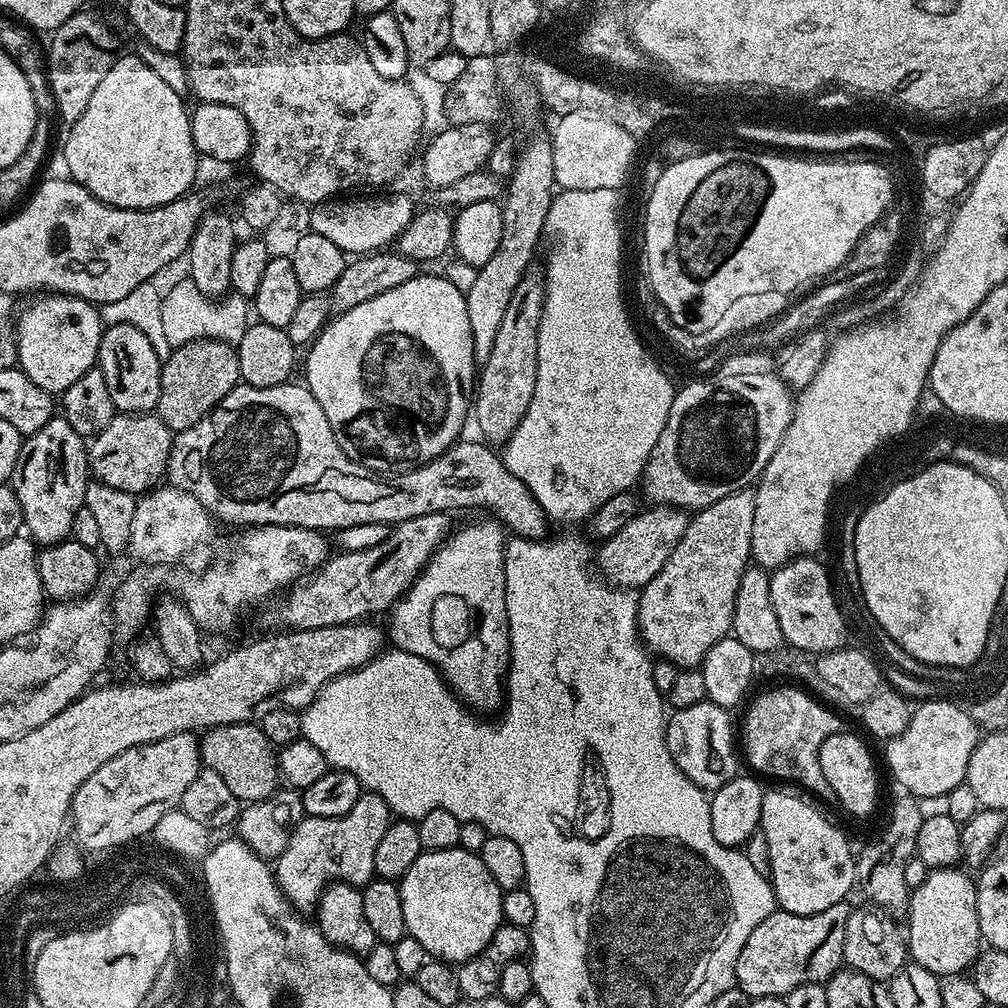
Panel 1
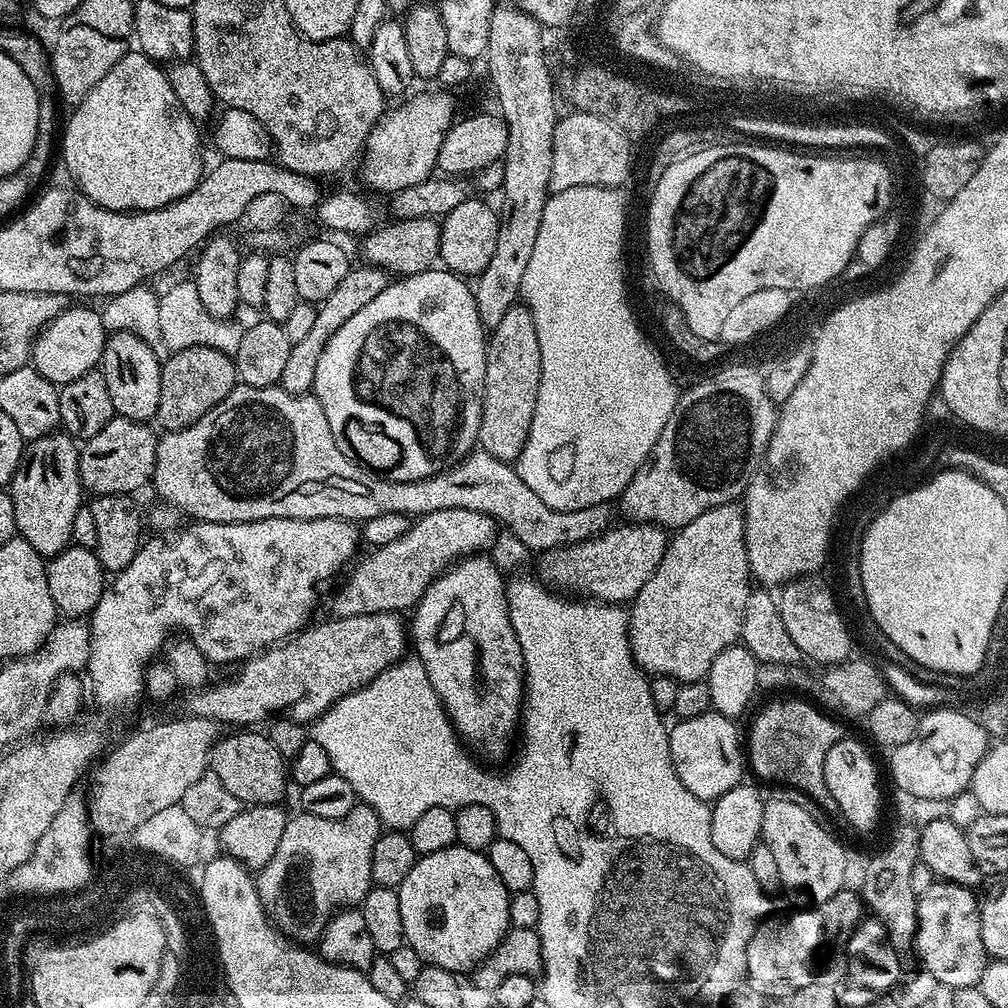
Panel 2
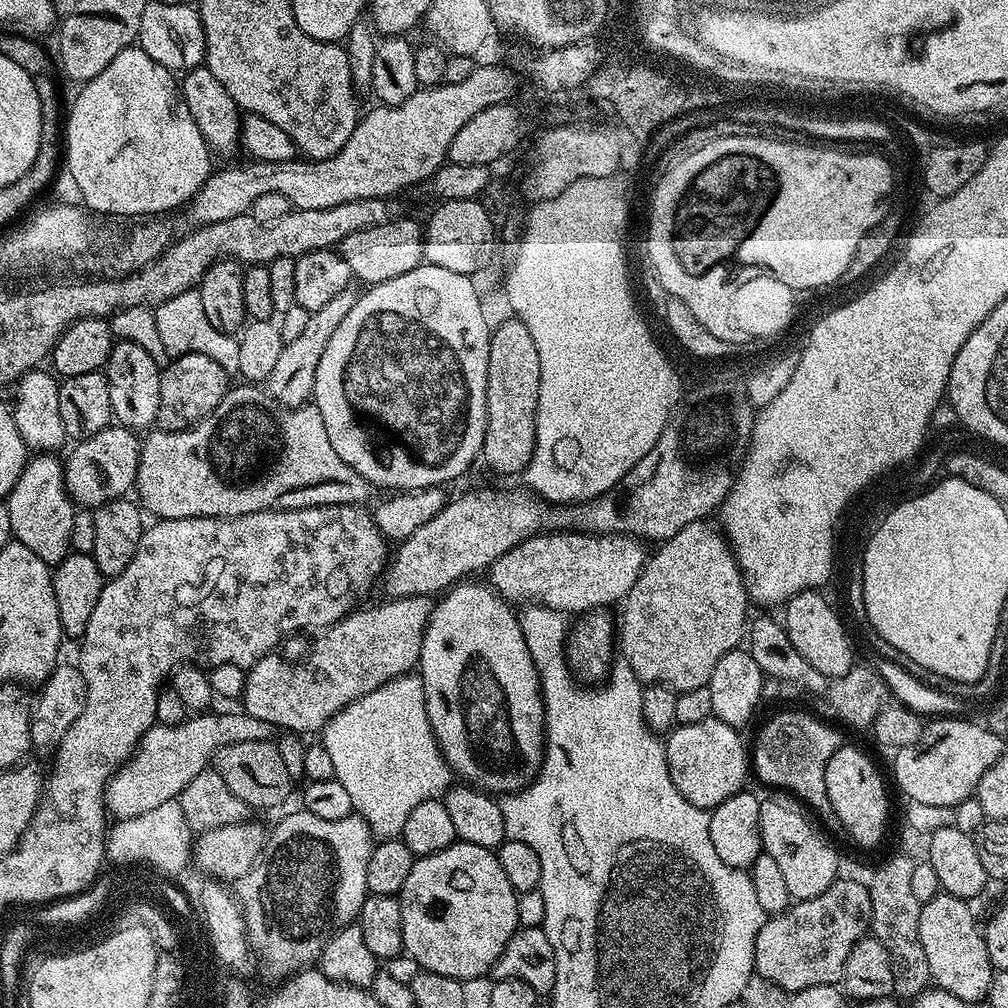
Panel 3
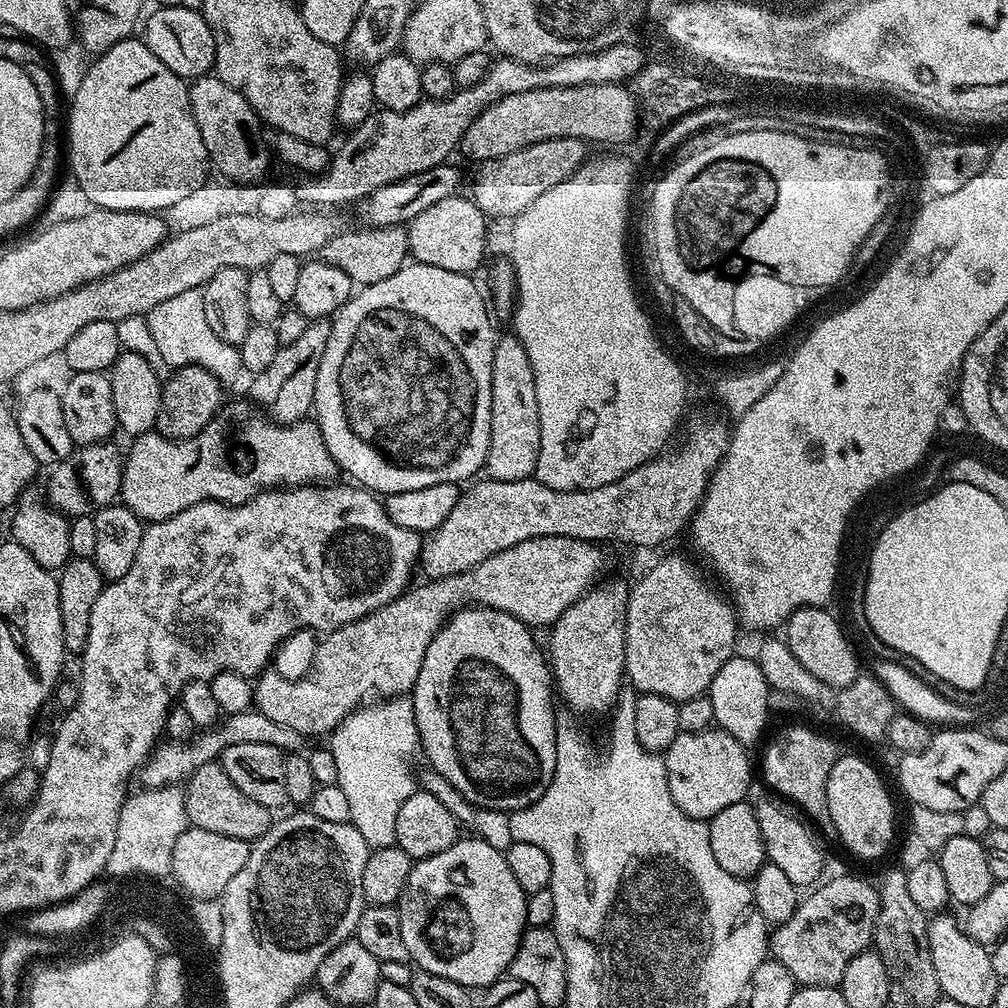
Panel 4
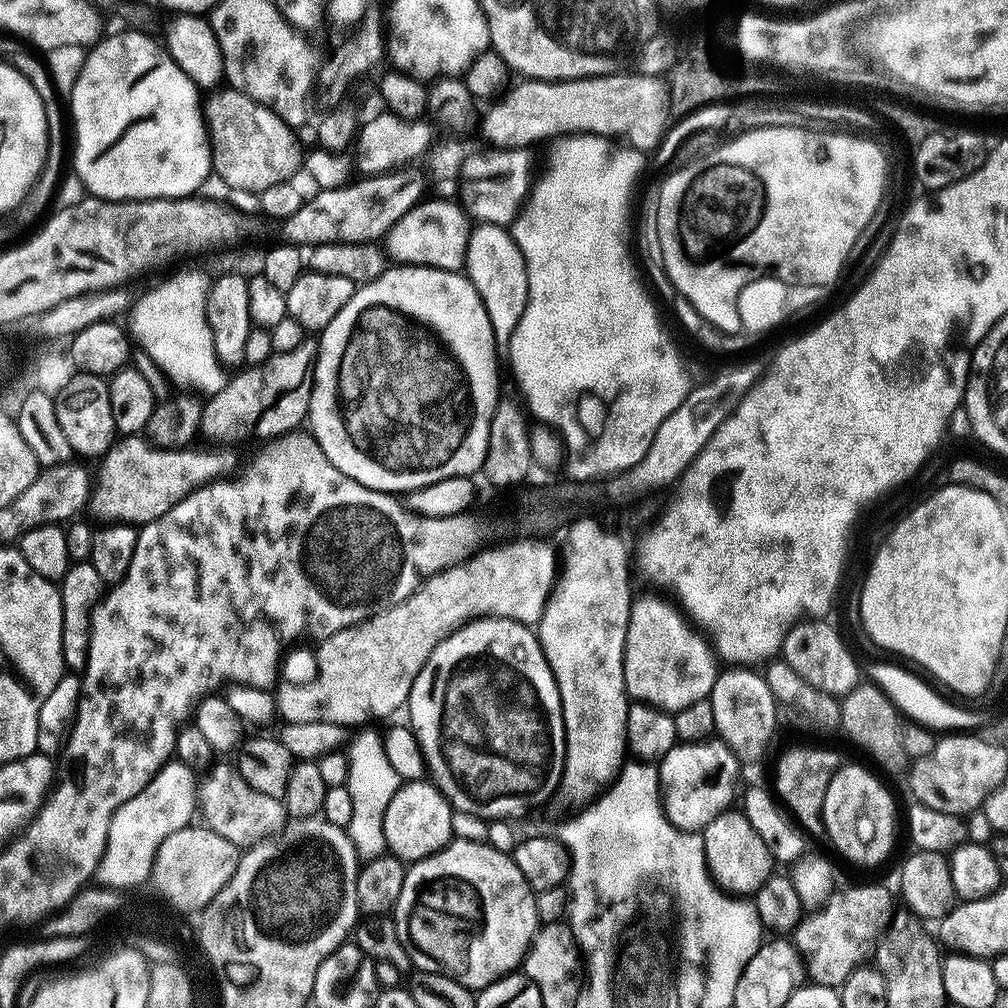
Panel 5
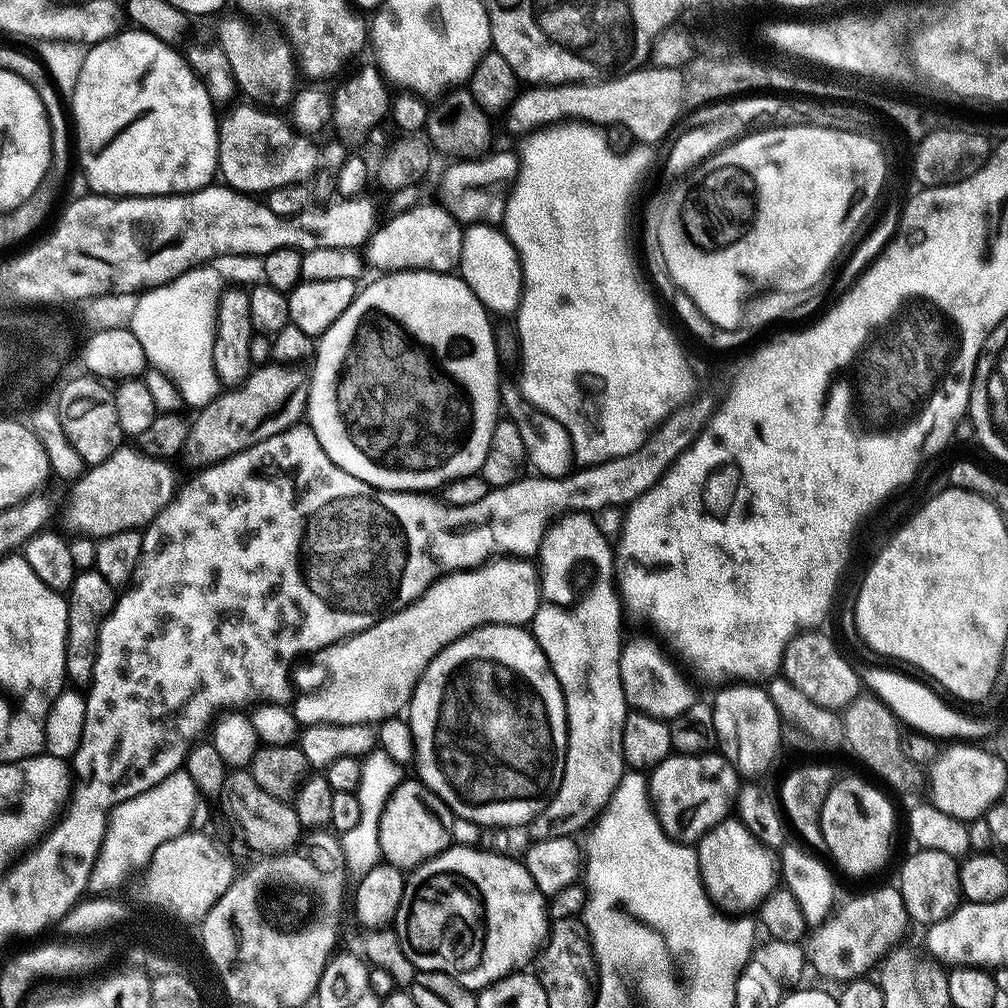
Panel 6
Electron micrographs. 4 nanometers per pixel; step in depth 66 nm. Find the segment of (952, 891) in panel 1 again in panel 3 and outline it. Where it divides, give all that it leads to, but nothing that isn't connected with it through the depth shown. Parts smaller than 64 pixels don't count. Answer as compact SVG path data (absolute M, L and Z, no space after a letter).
M943 890L937 892L920 905L918 938L922 938L922 950L926 950L931 983L945 988L954 998L975 1002L987 997L994 969L981 925L976 925L971 906L967 899L951 896Z

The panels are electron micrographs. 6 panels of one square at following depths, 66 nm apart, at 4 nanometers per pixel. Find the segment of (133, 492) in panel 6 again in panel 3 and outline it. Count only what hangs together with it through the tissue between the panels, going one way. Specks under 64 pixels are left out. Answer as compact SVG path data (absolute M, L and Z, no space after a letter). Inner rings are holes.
M248 382L241 385L241 388L229 387L216 408L224 412L236 404L234 416L238 416L238 424L246 430L238 470L232 470L234 464L230 464L230 468L220 468L220 472L216 472L218 416L212 412L192 428L183 428L180 432L152 430L143 437L134 492L149 517L177 520L191 516L245 516L267 511L268 500L285 497L284 492L291 494L297 488L319 494L318 507L363 501L363 493L368 490L367 481L352 467L346 472L346 478L340 478L336 468L340 457L334 456L326 422L322 422L322 414L315 403L287 408L269 396L263 387ZM322 480L328 480L328 484Z

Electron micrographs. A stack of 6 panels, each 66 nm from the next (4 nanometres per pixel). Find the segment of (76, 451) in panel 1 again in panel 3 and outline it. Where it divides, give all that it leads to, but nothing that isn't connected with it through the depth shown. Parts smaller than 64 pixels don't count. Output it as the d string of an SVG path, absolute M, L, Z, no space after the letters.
M36 454L24 465L18 482L8 493L6 503L15 543L26 546L49 566L61 564L70 554L72 527L77 505L64 485L64 466L56 454Z

